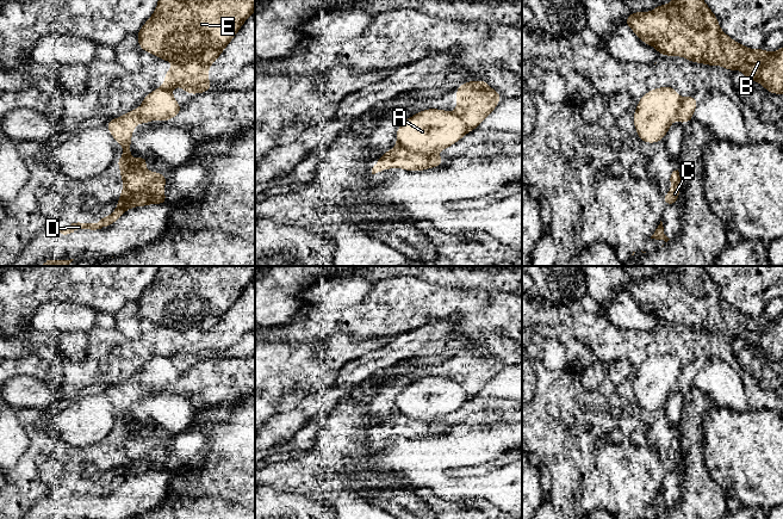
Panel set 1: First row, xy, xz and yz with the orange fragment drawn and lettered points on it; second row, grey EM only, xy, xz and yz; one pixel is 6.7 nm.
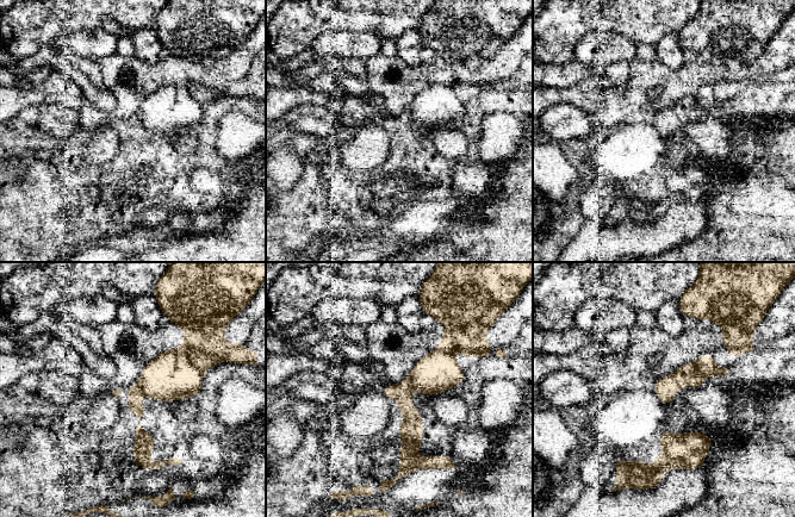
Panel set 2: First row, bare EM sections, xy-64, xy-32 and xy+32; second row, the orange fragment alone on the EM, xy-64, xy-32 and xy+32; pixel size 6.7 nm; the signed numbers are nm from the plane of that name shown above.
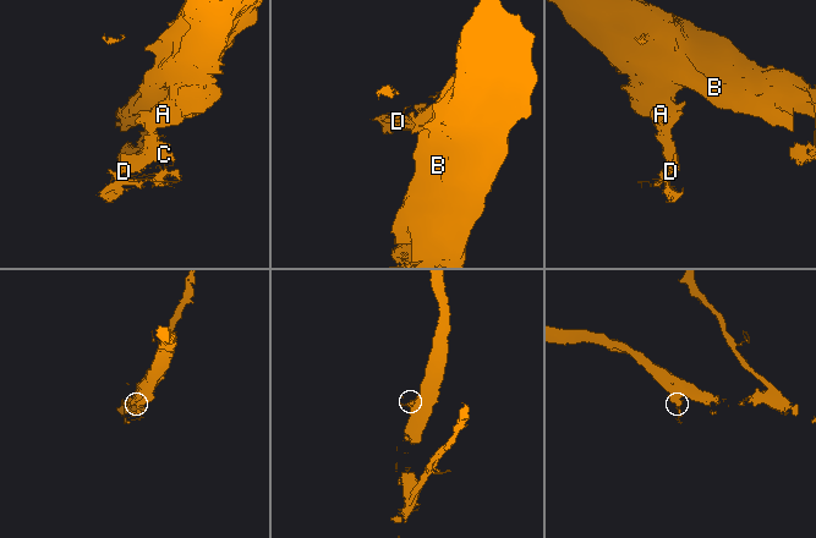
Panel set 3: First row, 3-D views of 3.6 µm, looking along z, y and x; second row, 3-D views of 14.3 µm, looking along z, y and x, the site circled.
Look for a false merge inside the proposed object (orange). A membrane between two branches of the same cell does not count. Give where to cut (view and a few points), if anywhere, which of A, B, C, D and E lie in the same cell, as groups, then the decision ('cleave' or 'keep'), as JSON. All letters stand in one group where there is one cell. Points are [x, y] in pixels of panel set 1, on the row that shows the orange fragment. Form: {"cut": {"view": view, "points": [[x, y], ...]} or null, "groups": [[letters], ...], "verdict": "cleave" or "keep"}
{"cut": null, "groups": [["A", "B", "C", "D", "E"]], "verdict": "keep"}

